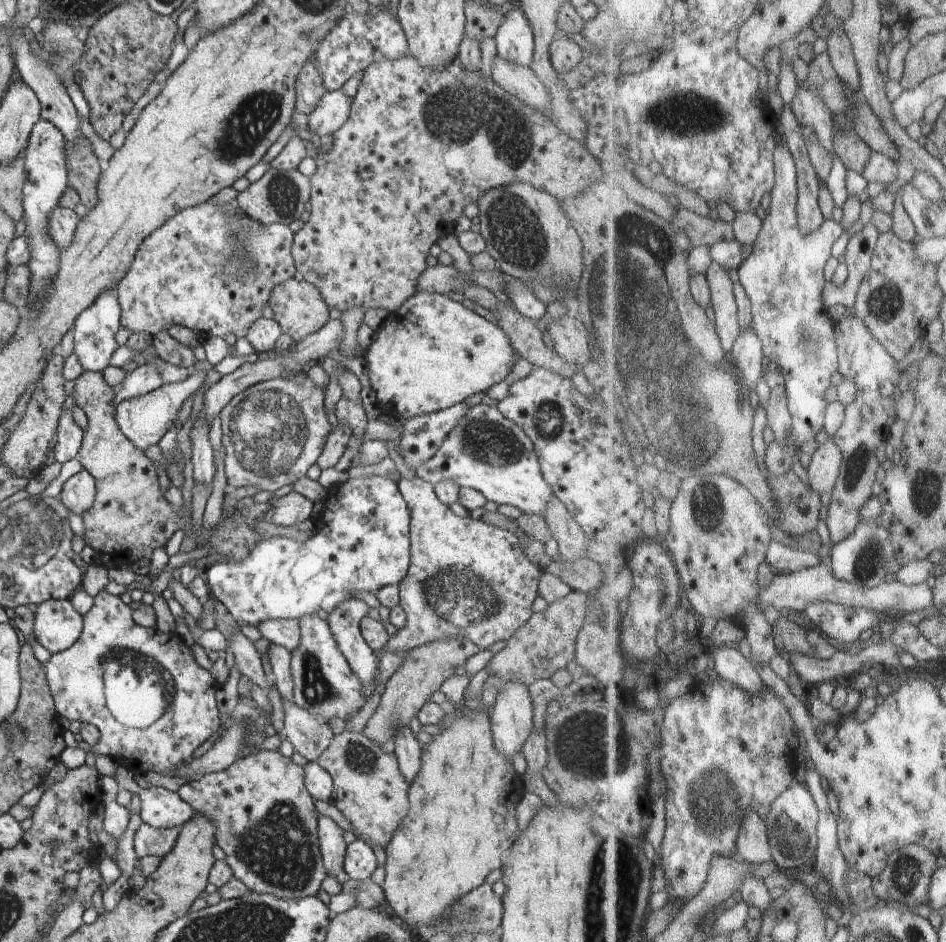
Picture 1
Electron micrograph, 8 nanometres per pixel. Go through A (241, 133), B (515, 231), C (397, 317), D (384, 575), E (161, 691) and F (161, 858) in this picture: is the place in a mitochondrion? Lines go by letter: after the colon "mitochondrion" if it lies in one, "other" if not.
A: mitochondrion
B: mitochondrion
C: other
D: other
E: mitochondrion
F: other

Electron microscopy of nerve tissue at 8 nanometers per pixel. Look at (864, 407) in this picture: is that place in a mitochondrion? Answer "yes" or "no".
no

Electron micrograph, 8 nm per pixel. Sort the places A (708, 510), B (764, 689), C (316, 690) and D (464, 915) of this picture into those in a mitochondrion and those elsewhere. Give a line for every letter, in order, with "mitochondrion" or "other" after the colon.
A: mitochondrion
B: other
C: mitochondrion
D: mitochondrion

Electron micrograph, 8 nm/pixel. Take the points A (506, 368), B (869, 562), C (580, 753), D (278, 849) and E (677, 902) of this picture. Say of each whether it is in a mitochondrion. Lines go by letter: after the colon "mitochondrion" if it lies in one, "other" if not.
A: other
B: mitochondrion
C: mitochondrion
D: mitochondrion
E: other

